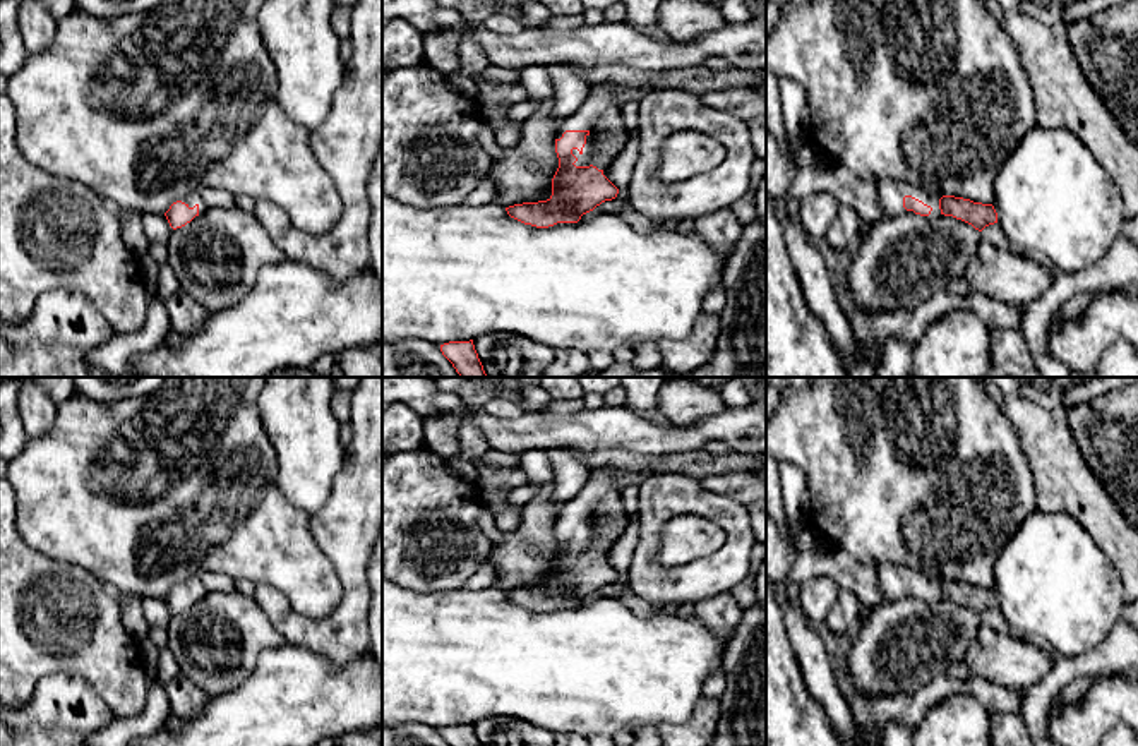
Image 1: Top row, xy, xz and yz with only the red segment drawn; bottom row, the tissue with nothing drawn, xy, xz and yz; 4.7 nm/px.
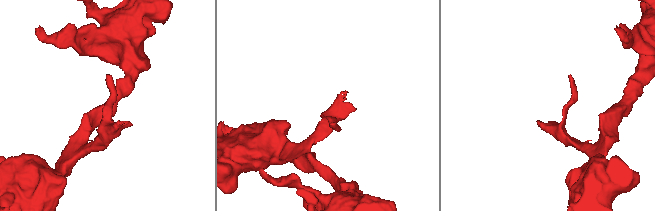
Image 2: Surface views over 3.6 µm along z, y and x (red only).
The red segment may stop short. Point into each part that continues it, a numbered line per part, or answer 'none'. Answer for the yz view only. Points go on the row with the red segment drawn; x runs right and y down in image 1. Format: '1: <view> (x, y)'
1: yz (890, 194)

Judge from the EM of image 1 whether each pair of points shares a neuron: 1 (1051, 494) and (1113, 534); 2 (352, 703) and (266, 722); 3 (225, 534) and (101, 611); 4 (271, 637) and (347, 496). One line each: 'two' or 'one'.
1: one
2: one
3: two
4: two

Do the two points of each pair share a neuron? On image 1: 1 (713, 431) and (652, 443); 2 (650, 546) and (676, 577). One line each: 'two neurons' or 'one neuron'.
1: one neuron
2: one neuron

